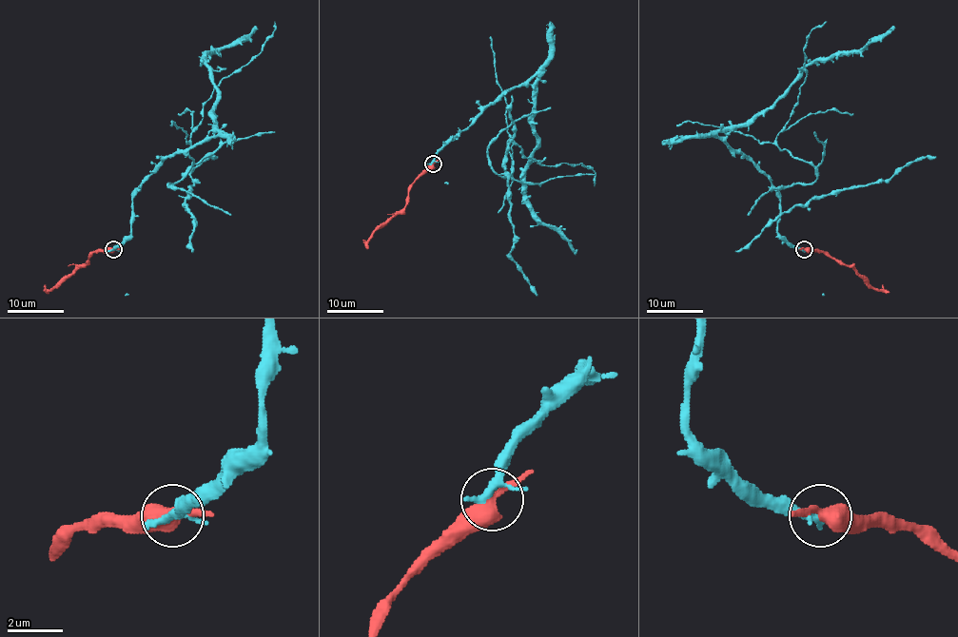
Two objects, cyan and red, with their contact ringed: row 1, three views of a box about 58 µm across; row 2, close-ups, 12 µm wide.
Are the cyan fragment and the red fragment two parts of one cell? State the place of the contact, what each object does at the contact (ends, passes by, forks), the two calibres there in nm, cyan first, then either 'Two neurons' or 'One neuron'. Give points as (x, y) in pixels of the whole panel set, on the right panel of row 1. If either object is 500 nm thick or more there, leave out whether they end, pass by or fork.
Place: (804, 249). At the ring cyan passes by. At the ring red passes by. Thickness 240 nm (cyan) against 440 nm. One neuron

